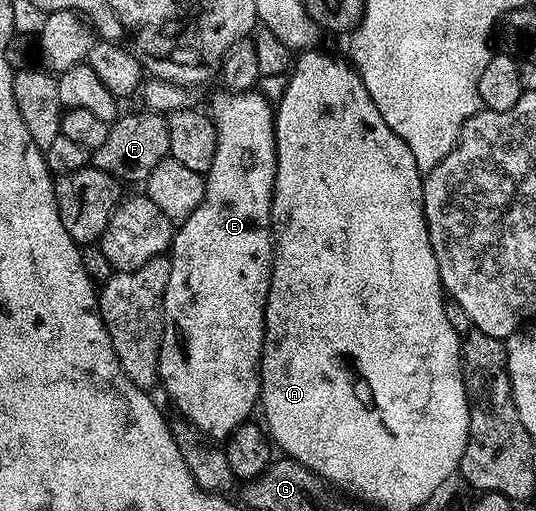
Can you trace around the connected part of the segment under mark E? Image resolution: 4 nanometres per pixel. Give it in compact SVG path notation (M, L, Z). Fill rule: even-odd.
M229 93L226 99L217 107L215 122L217 124L217 148L211 161L211 169L205 175L205 192L203 201L173 232L171 254L168 256L171 265L171 277L167 277L167 289L161 306L161 348L157 358L157 377L160 386L165 386L167 394L173 398L173 403L182 411L184 418L202 436L213 441L225 441L241 423L250 418L249 415L258 406L261 397L261 346L265 336L265 302L269 296L269 282L273 272L274 246L271 242L271 220L269 210L273 204L273 182L277 172L277 146L273 132L274 108L261 95L256 93Z

